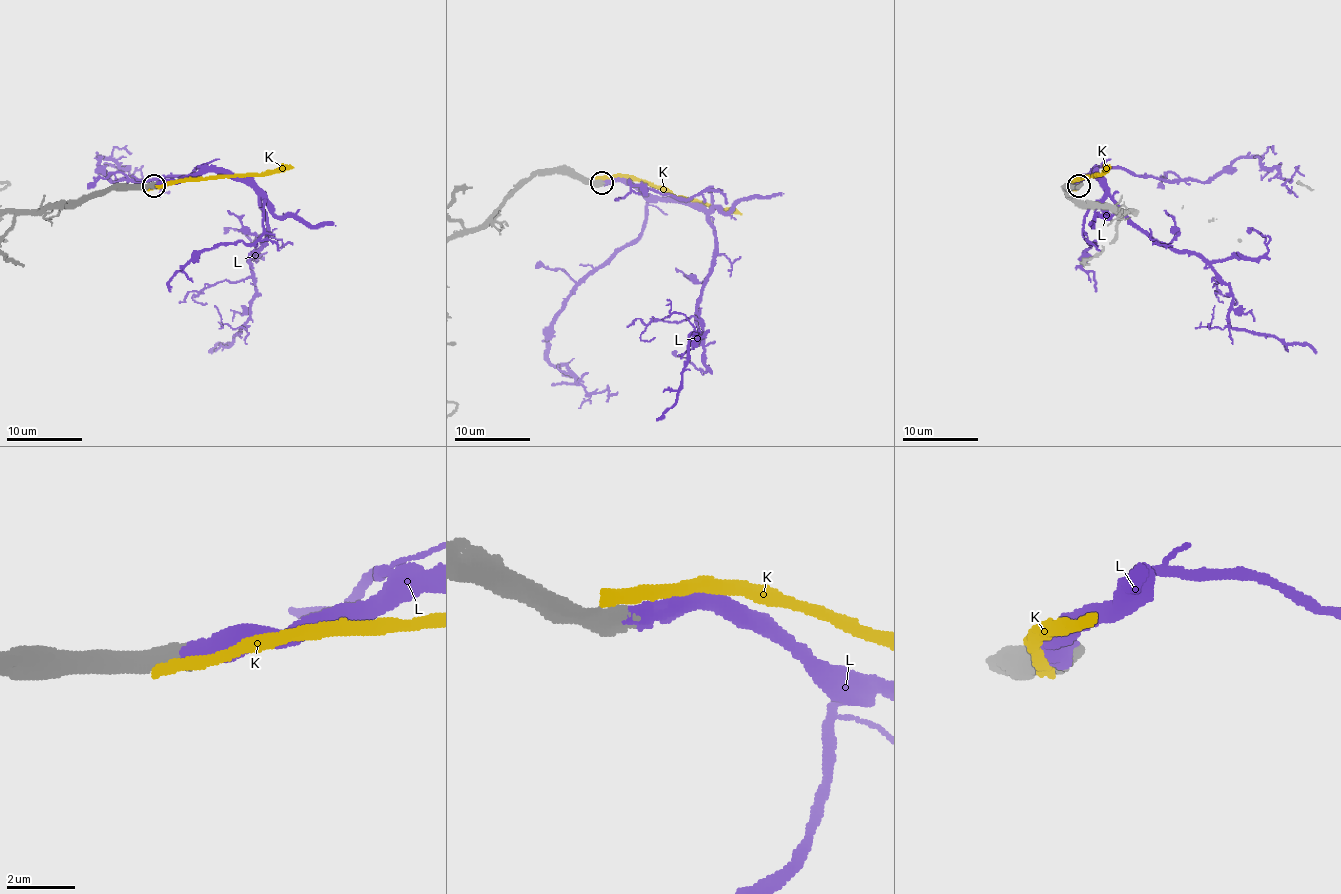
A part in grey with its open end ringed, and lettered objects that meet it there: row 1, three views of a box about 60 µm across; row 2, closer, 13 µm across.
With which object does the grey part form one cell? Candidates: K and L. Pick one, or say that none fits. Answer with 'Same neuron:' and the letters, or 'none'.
Same neuron: L

